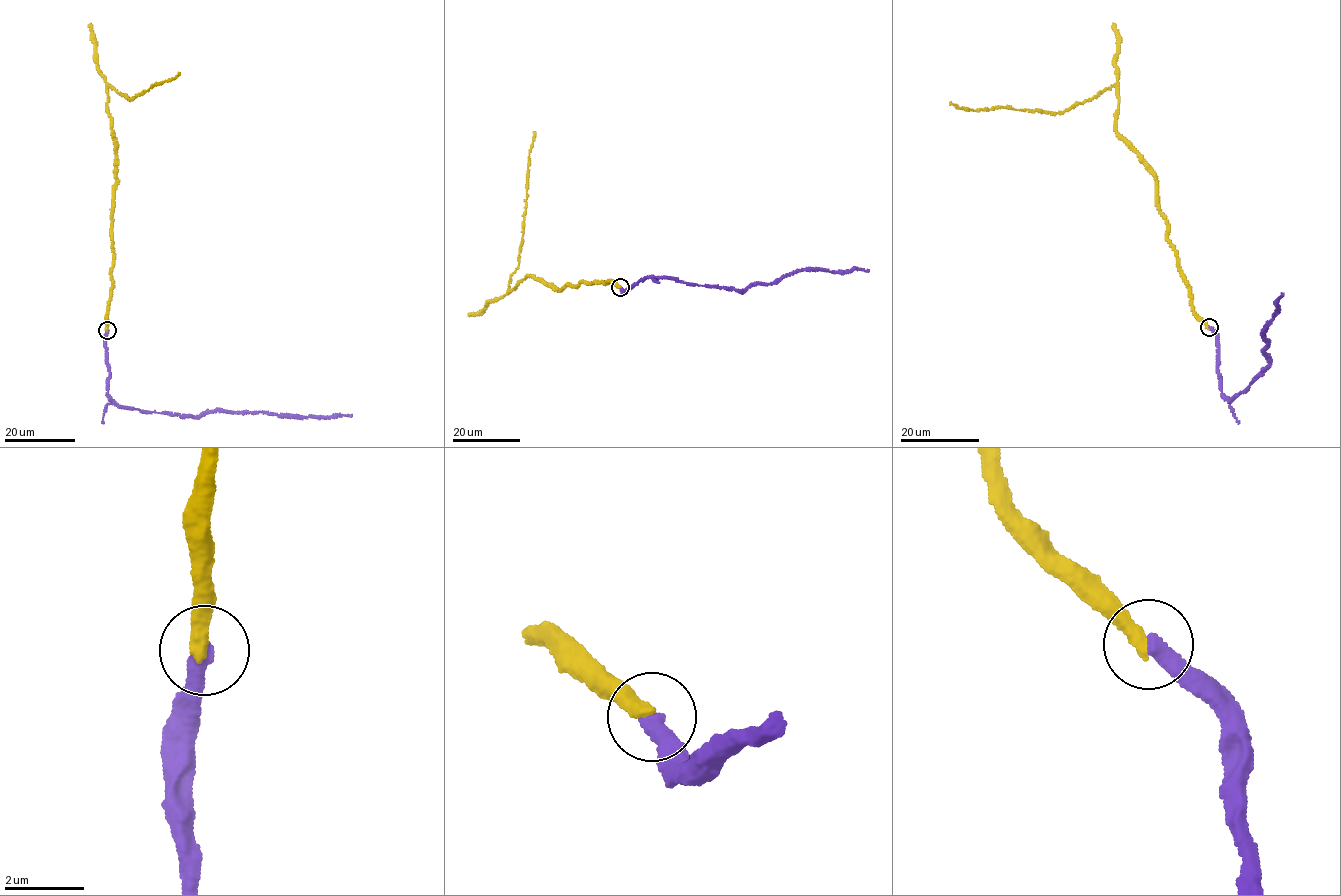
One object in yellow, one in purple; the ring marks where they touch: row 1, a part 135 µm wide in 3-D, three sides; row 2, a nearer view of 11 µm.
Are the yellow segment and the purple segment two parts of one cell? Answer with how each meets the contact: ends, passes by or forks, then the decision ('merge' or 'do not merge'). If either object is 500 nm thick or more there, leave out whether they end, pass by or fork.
yellow ends | purple ends | merge

